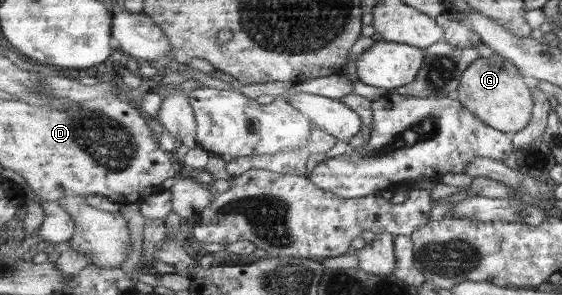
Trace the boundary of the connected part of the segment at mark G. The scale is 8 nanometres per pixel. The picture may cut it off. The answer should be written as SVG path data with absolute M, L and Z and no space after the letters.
M492 52L489 58L478 58L462 74L455 96L486 125L511 136L528 127L535 109L534 95L519 67L497 52Z

